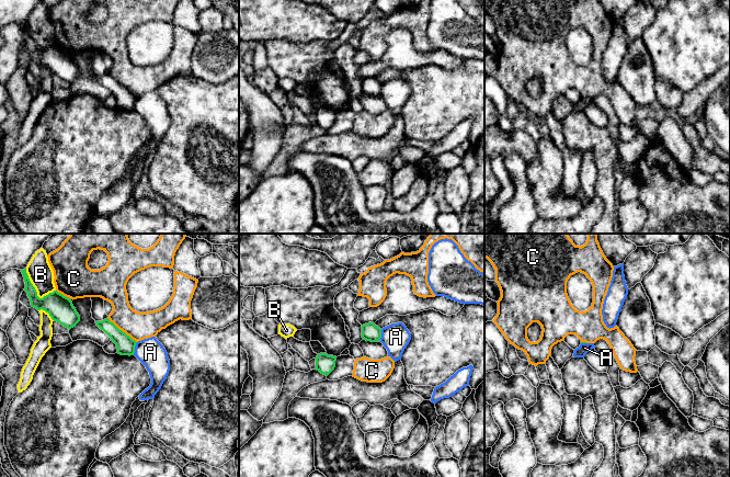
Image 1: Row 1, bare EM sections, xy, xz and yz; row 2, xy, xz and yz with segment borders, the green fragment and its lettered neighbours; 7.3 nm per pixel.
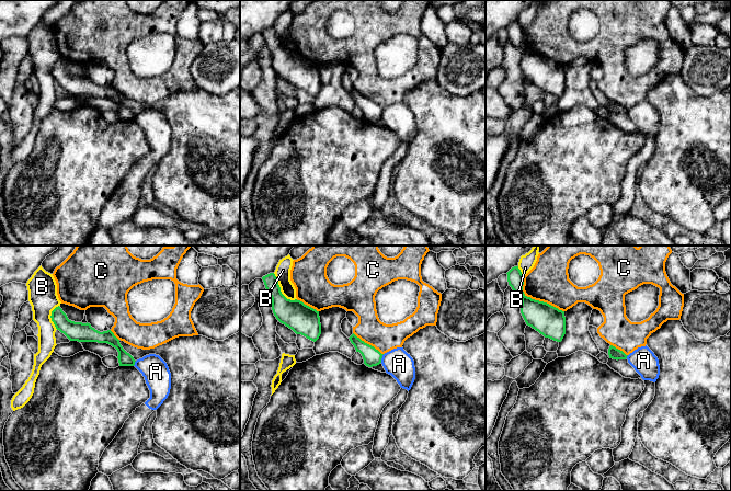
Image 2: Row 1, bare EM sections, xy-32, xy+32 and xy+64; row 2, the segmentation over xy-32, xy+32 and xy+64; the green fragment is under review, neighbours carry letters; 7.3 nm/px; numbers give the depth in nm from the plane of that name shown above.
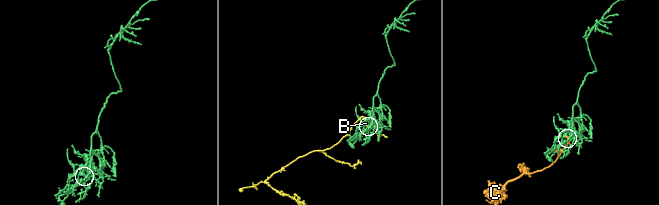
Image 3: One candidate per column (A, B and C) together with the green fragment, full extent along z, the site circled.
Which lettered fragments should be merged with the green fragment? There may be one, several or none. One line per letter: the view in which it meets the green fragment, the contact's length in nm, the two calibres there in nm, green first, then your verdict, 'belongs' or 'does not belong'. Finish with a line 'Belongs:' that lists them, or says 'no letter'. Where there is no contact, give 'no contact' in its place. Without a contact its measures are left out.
A: xy | 100 nm | 140/200 nm | does not belong
B: xy | 280 nm | 190/190 nm | does not belong
C: xy | 280 nm | 140/200 nm | does not belong
Belongs: no letter

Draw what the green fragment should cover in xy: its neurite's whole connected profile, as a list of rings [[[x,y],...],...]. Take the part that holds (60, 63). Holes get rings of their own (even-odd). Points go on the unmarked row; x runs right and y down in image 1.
[[[26,23],[21,24],[21,26],[25,36],[24,45],[27,47],[32,61],[36,63],[37,65],[45,65],[49,68],[53,75],[59,77],[69,84],[80,76],[80,70],[69,52],[54,45],[43,53],[39,53],[35,42],[28,33]]]

